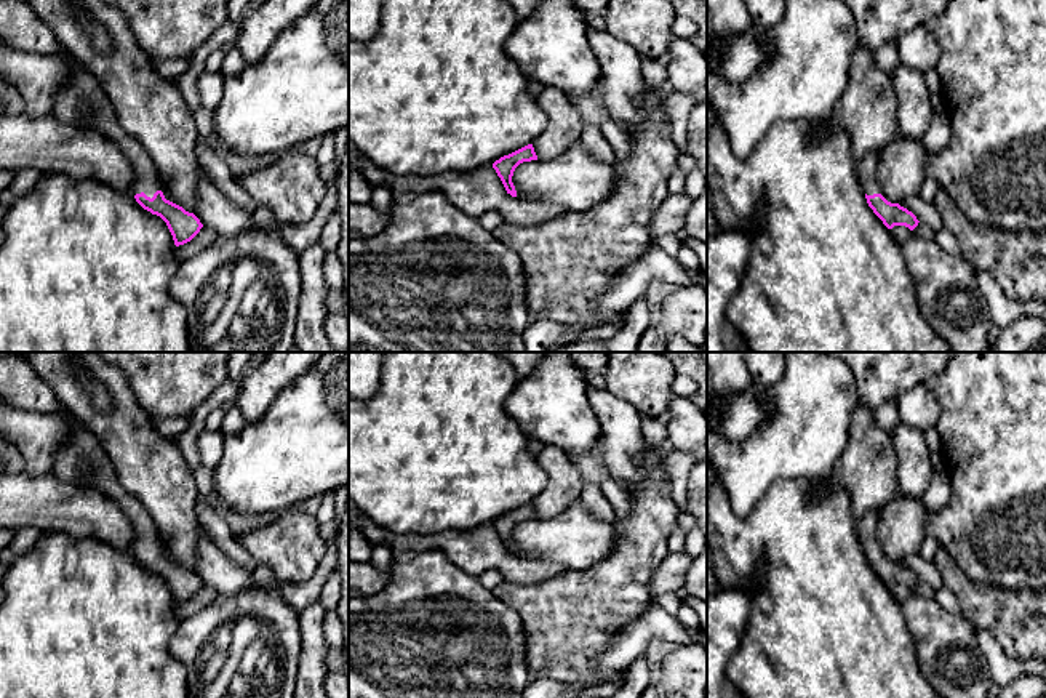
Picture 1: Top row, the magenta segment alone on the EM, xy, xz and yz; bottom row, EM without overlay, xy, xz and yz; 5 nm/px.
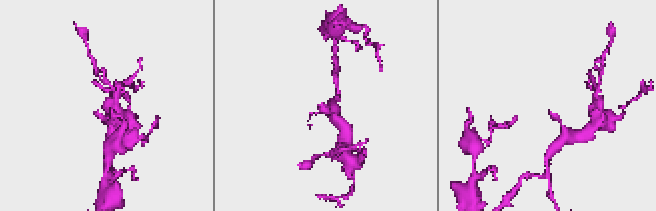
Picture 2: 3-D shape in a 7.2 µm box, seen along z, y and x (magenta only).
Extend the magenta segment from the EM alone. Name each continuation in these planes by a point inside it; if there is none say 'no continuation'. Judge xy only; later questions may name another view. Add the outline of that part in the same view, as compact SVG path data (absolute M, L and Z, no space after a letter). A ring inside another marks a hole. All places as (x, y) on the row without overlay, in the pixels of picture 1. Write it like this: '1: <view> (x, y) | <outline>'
1: xy (19, 385) | M21 357L0 359L0 397L18 408L62 413L72 419L75 426L74 434L54 453L51 472L59 480L77 483L80 479L78 464L88 461L93 466L93 488L114 499L134 525L136 540L131 546L133 554L144 551L152 557L163 546L163 540L149 512L118 482L98 437L72 416L53 389Z

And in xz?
no continuation

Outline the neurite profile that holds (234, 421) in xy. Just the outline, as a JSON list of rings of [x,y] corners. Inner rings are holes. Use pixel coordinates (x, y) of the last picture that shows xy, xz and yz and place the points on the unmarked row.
[[[230,405],[226,411],[219,432],[226,435],[232,435],[240,432],[246,426],[246,421],[237,405]]]

